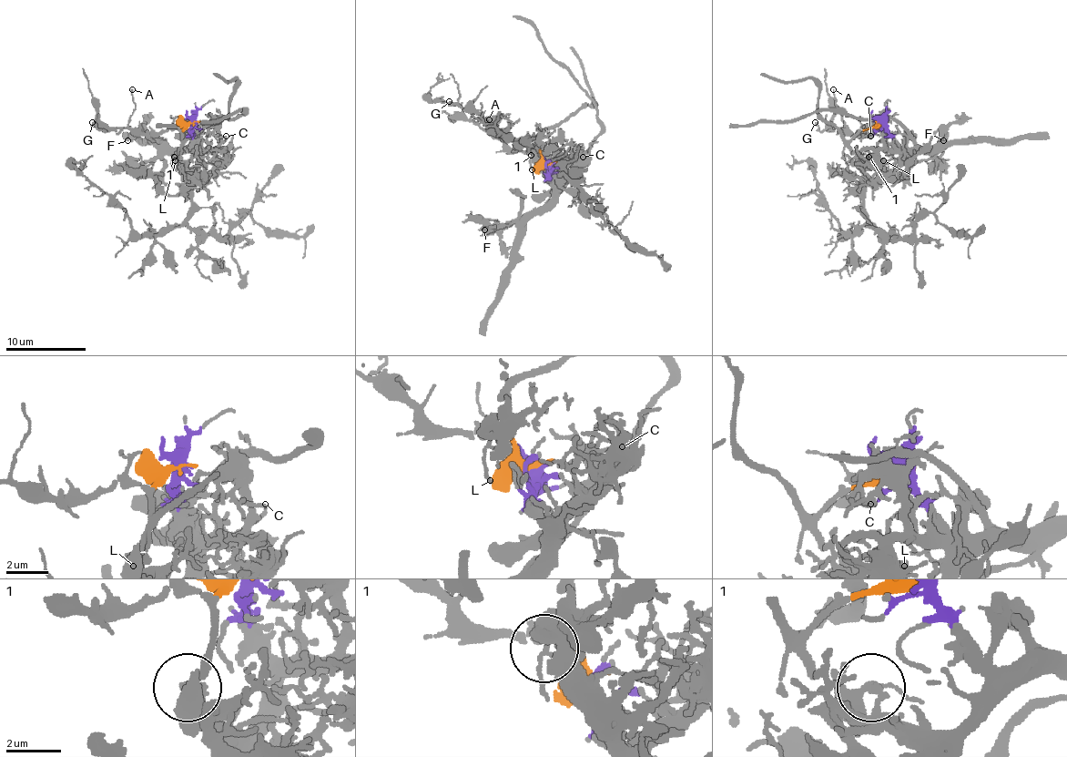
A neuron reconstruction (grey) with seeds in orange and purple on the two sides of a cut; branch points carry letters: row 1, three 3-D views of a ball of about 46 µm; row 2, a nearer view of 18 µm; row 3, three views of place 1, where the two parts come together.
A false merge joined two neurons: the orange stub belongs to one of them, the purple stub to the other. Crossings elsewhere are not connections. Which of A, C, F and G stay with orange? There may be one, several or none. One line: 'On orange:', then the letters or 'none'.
On orange: A, G

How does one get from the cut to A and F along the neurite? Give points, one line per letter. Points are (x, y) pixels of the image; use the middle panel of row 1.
A: (549, 164), (537, 148), (512, 150), (485, 130), (492, 124), (490, 120)
F: (549, 166), (549, 184), (553, 196), (543, 206), (502, 228), (483, 230)

